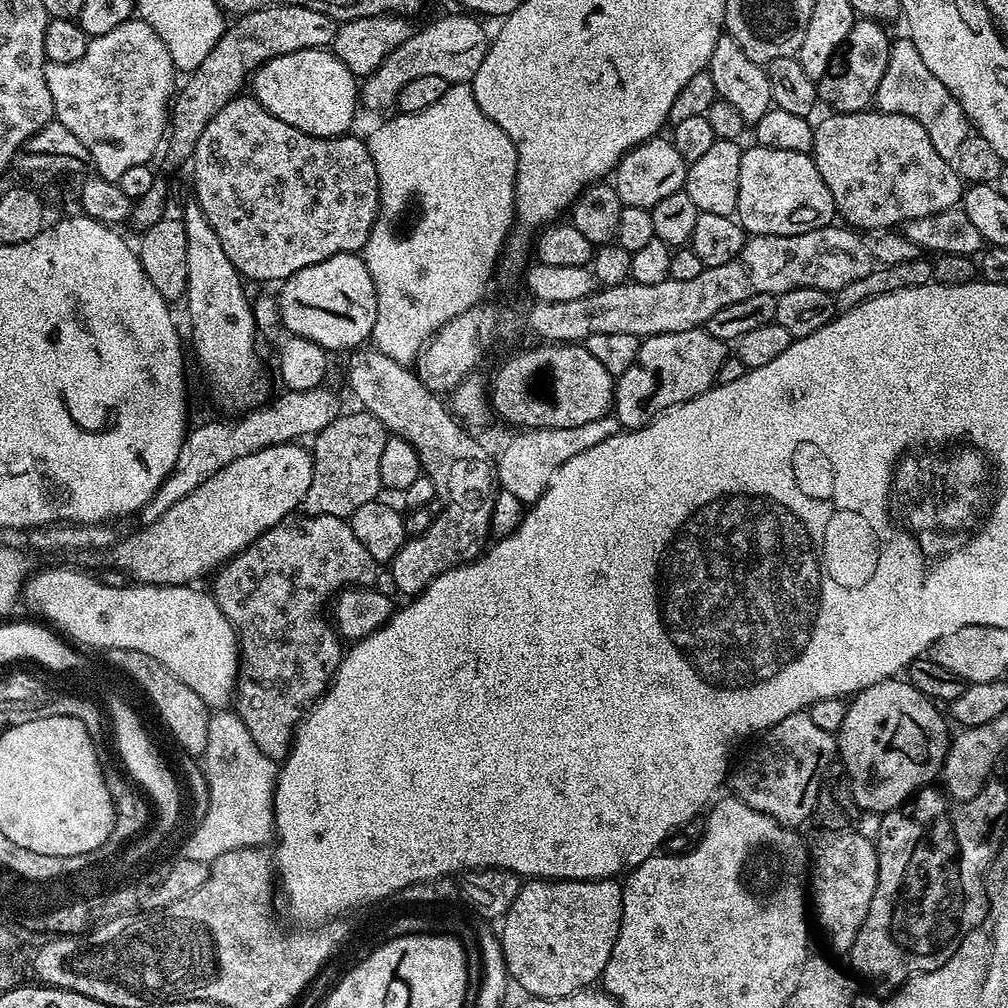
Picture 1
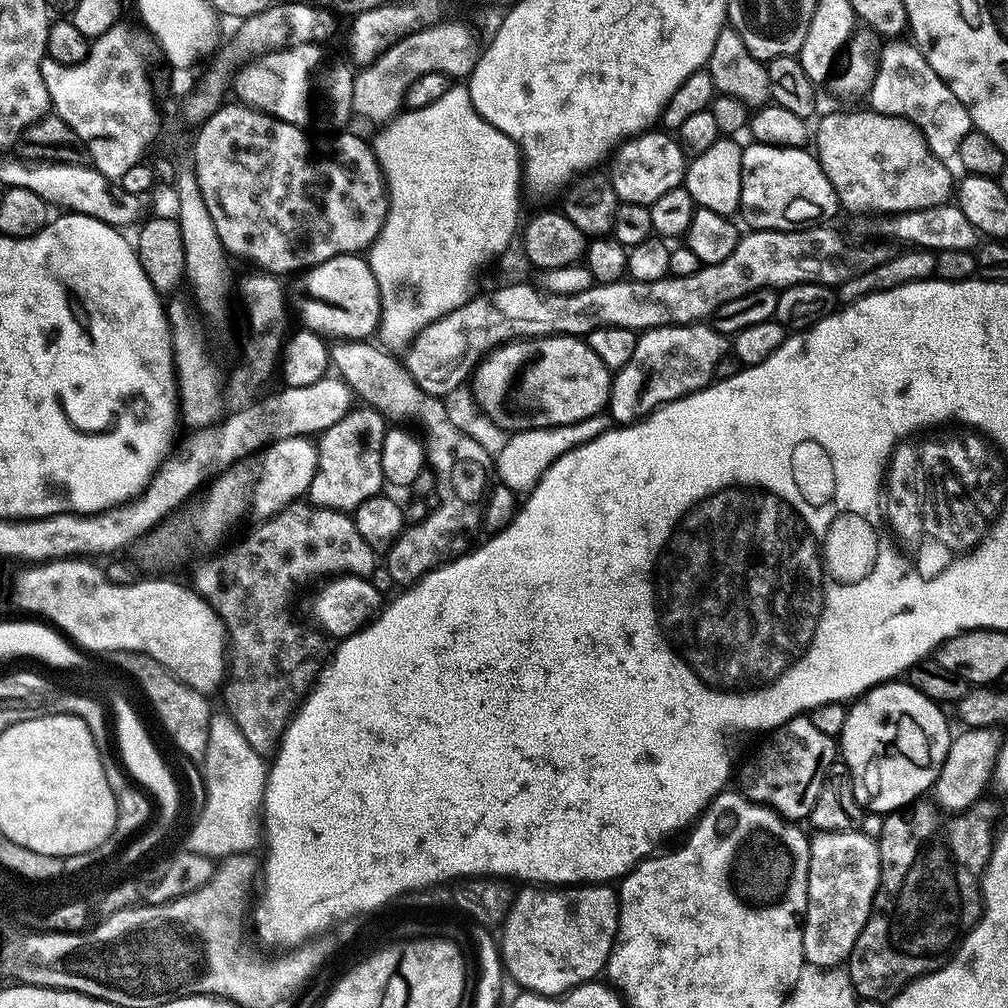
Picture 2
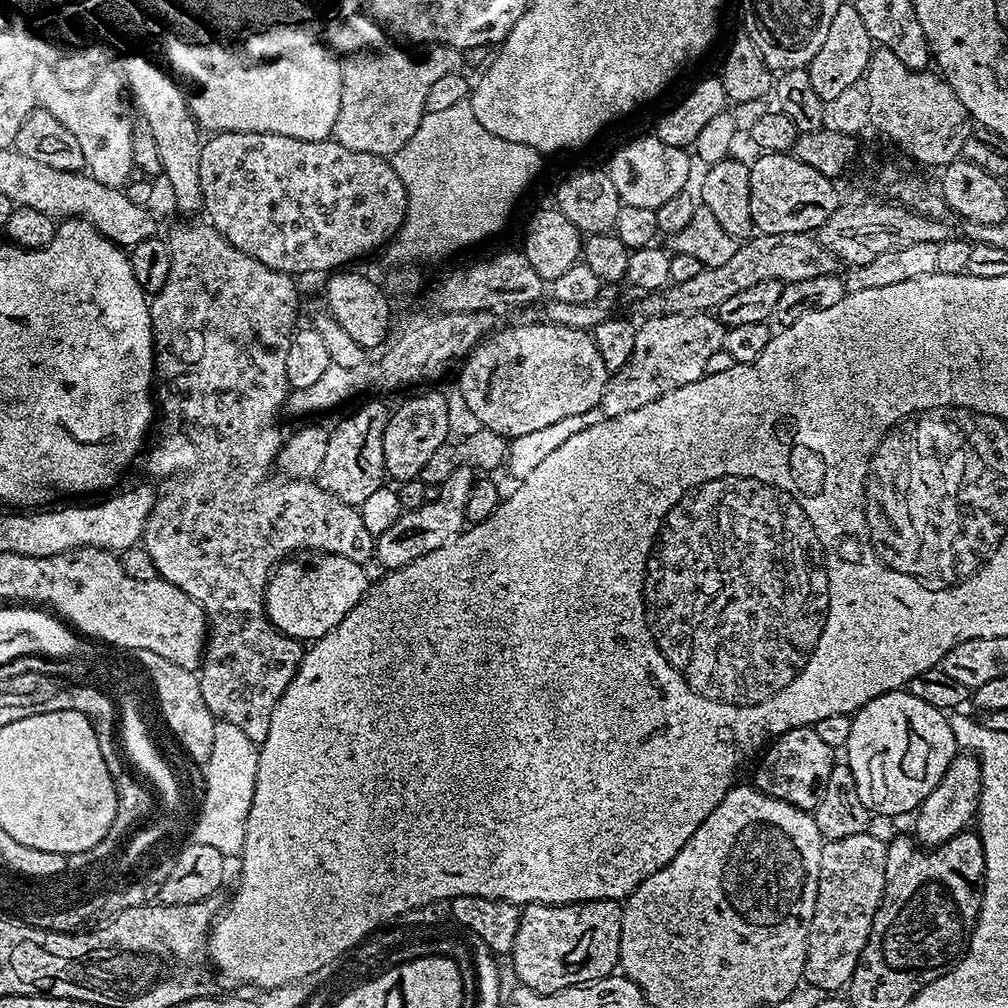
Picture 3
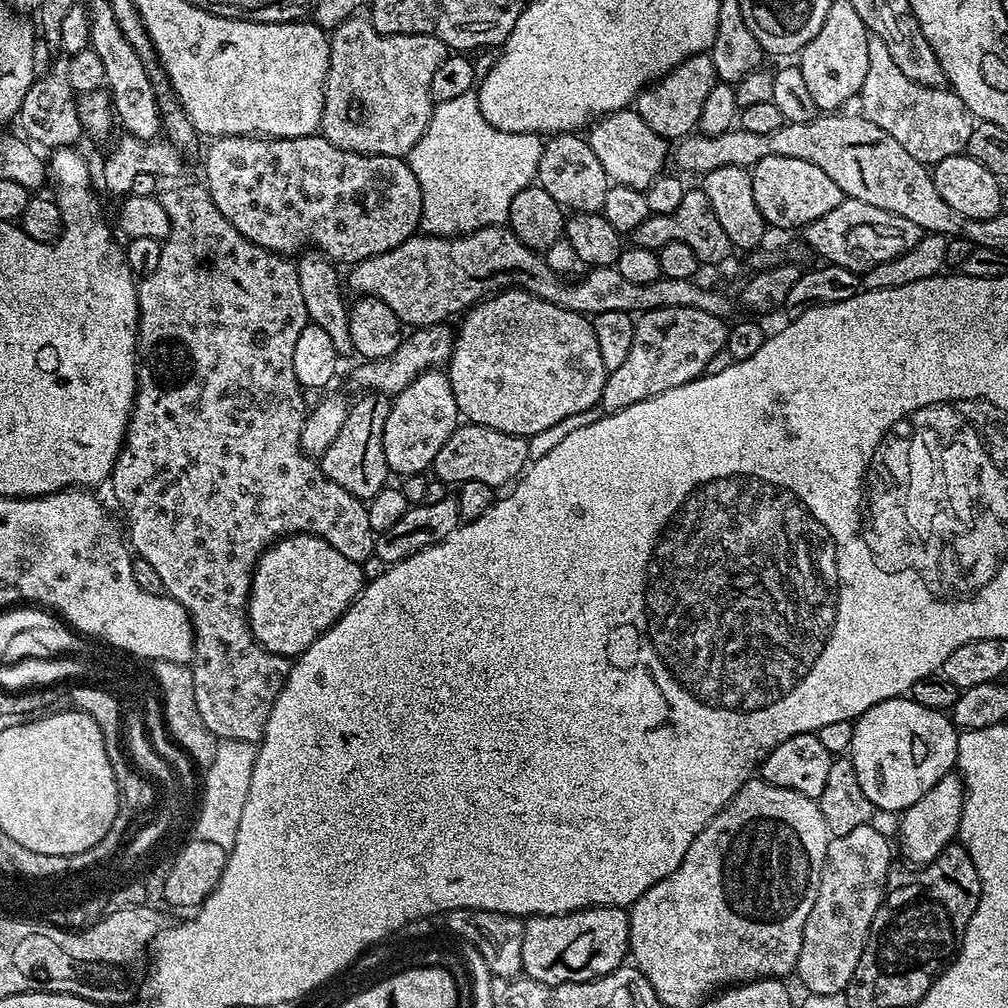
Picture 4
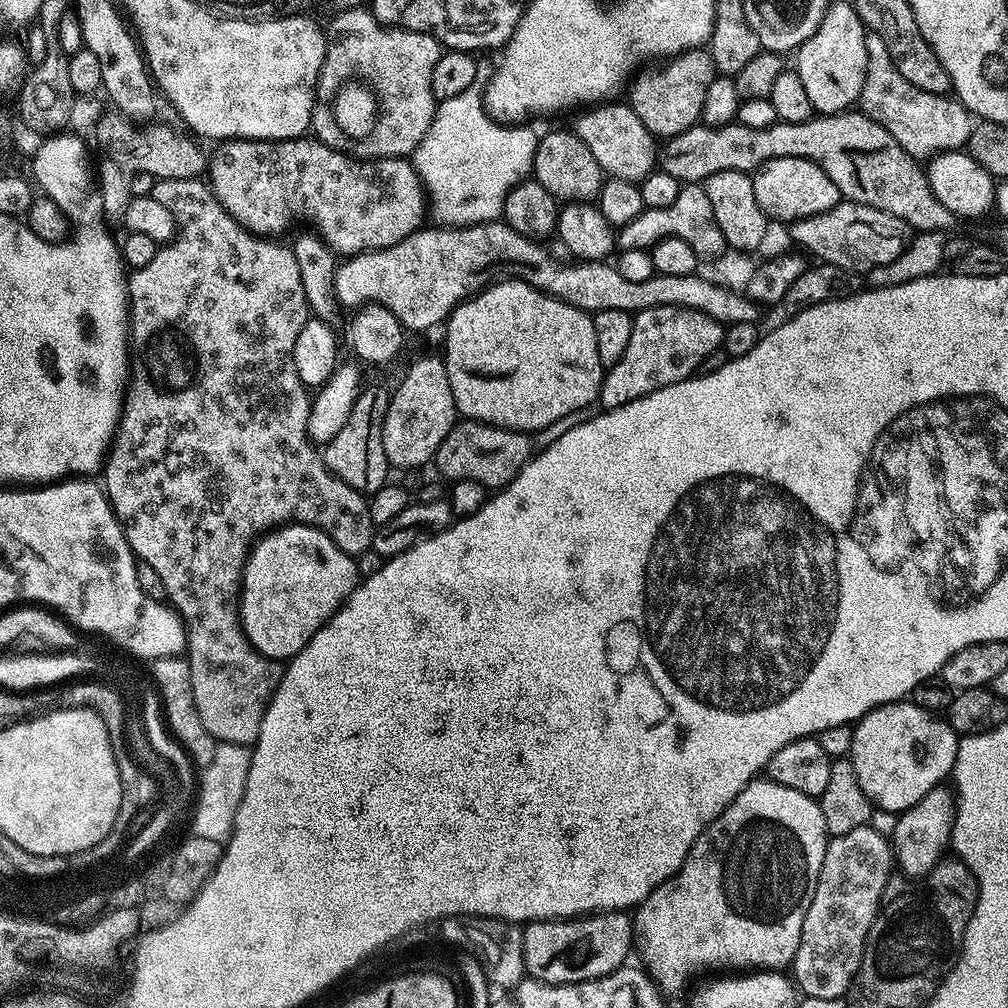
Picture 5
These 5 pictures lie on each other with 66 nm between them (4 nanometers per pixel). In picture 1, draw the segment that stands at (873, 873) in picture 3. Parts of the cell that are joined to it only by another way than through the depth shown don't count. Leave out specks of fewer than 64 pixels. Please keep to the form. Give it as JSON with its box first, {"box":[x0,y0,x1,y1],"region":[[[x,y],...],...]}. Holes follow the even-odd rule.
{"box":[810,830,878,953],"region":[[[853,830],[820,834],[816,845],[810,848],[810,920],[814,925],[814,936],[821,940],[832,952],[847,953],[854,938],[870,910],[870,898],[878,882],[878,858],[876,845],[871,839],[859,836]]]}

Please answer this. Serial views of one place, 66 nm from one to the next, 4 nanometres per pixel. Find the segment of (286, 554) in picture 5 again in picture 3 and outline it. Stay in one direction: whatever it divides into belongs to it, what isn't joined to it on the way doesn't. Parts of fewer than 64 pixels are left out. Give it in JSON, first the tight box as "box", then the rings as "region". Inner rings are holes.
{"box":[264,554,370,642],"region":[[[312,554],[307,558],[289,558],[275,569],[268,580],[264,605],[273,626],[283,636],[297,642],[315,642],[336,631],[348,616],[352,615],[361,600],[370,592],[370,577],[363,563],[341,556]]]}

